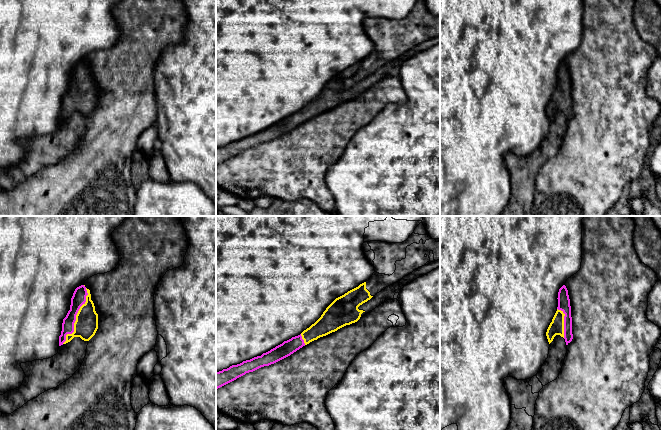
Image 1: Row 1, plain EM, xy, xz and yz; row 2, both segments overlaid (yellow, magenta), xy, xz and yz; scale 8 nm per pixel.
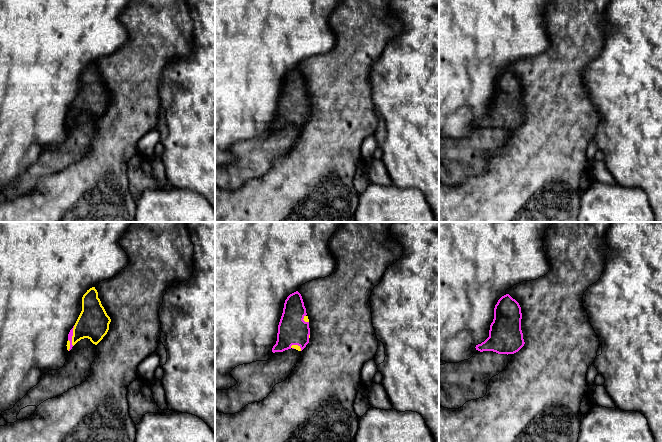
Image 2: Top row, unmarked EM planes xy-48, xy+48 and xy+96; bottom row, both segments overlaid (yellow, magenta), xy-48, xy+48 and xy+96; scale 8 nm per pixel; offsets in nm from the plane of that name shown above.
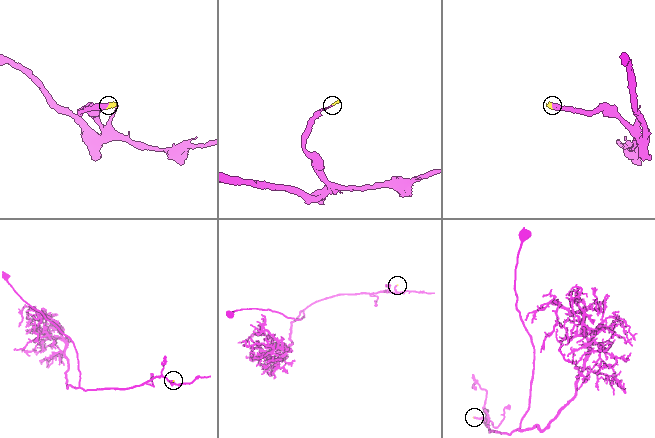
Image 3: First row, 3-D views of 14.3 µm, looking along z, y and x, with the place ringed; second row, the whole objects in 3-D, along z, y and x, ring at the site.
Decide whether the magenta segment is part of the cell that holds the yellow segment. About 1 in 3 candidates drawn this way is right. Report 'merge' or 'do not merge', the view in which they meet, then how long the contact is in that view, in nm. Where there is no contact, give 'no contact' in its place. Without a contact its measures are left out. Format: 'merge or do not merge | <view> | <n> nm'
merge | xy | 480 nm

